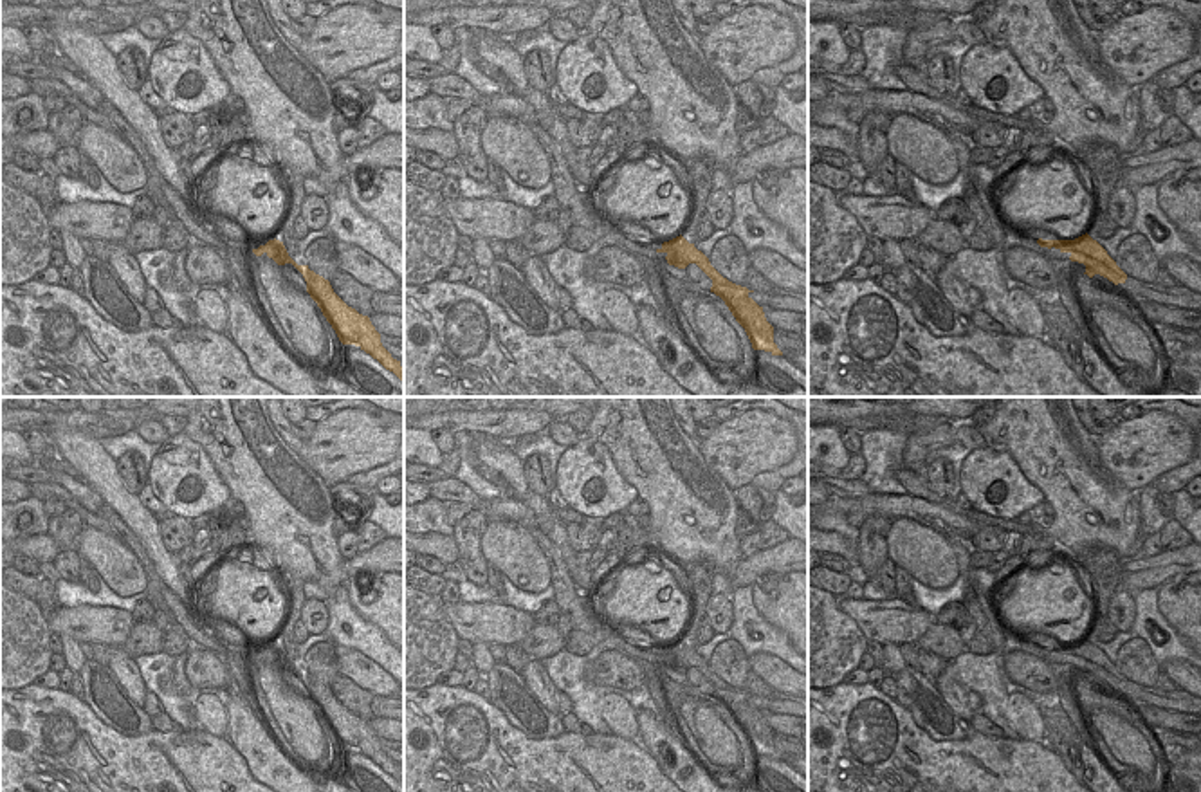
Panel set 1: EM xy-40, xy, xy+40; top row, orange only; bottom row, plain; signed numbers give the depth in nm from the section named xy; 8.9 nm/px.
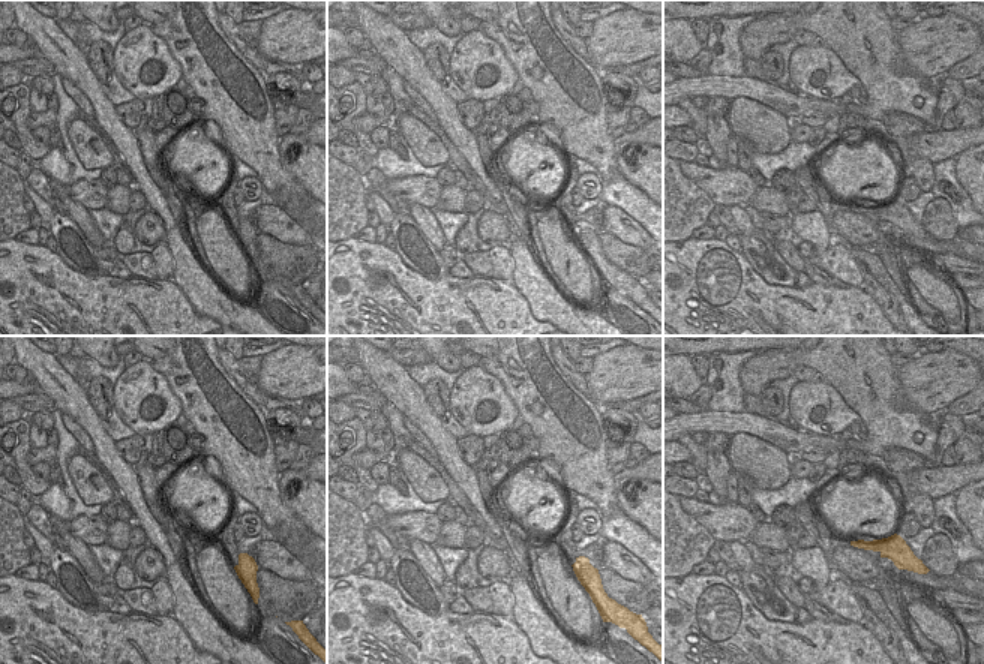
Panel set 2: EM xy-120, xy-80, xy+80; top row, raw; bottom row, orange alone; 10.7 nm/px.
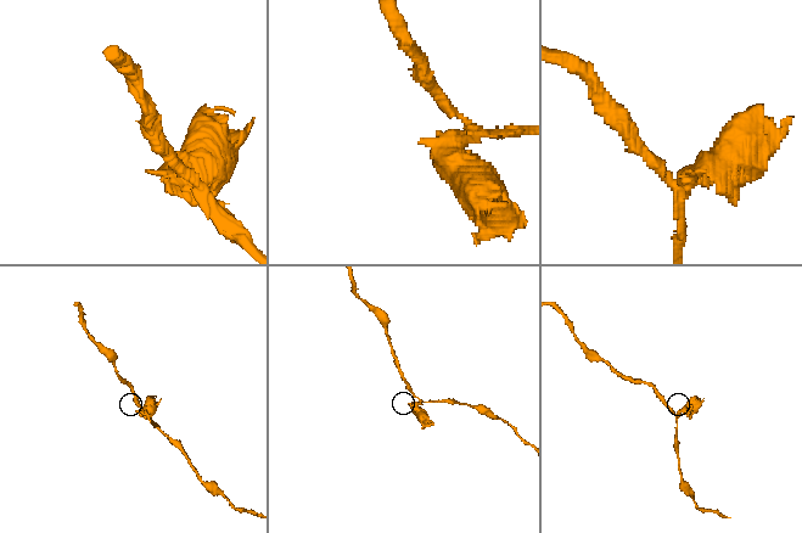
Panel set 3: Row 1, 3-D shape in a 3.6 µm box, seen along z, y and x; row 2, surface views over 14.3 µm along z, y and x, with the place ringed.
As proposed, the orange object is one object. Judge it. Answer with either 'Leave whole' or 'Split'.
Leave whole

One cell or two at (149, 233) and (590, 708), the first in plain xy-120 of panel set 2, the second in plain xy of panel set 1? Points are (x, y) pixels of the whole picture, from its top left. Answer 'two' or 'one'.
two

